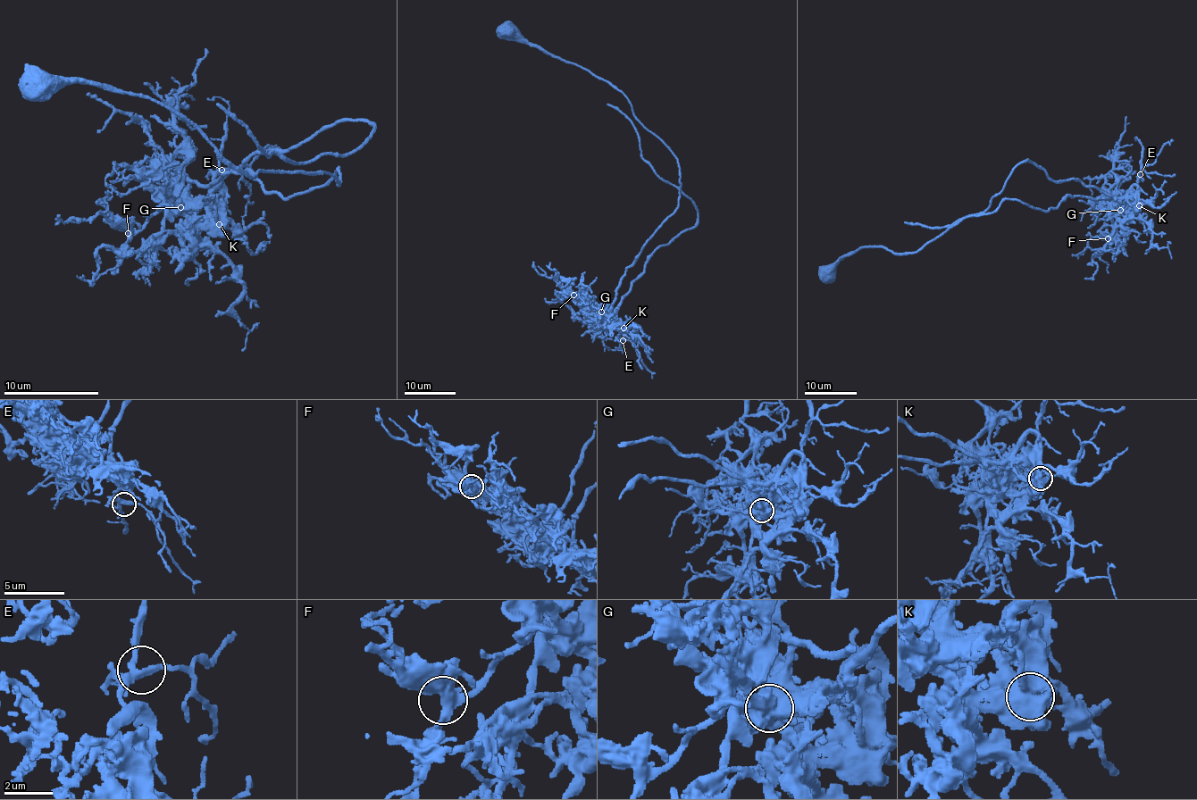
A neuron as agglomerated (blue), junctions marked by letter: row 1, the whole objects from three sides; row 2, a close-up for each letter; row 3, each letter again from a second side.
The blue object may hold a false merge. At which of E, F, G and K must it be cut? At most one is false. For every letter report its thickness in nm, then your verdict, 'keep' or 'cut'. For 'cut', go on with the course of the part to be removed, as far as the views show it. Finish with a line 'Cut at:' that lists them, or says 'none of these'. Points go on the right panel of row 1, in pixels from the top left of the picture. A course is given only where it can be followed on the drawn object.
E: 280 nm thick; keep
F: 480 nm thick; keep
G: 700 nm thick; cut; foreign part runs (1120, 210), (1092, 187), (1050, 179), (1029, 160), (982, 212), (934, 227), (905, 222)
K: 600 nm thick; keep
Cut at: G

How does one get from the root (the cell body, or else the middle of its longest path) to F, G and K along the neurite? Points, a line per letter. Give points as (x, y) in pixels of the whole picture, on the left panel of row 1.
F: (38, 80), (166, 104), (250, 177), (339, 170), (288, 199), (186, 175), (128, 233)
G: (38, 80), (166, 104), (250, 177), (338, 186), (339, 170), (288, 199), (231, 170), (190, 183), (181, 208)
K: (38, 80), (166, 104), (250, 177), (339, 170), (288, 199), (247, 172), (190, 183), (219, 224)

